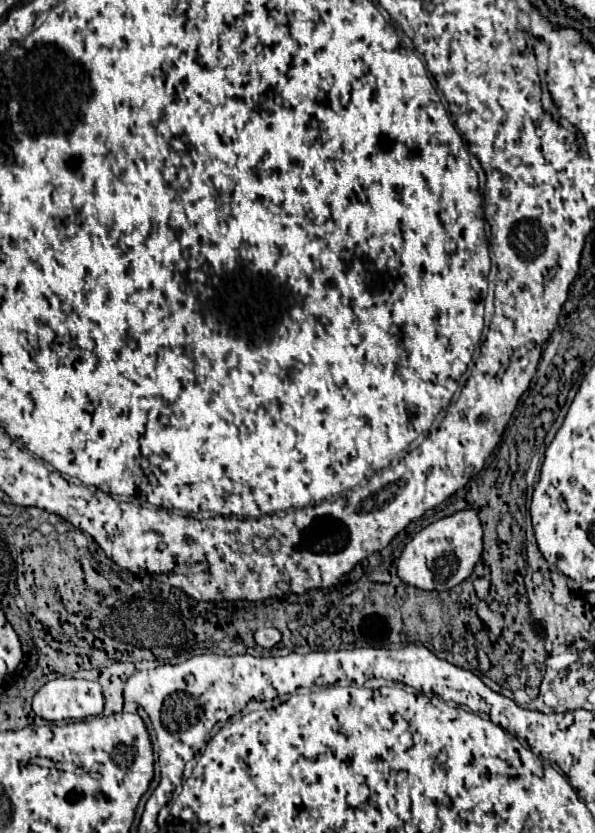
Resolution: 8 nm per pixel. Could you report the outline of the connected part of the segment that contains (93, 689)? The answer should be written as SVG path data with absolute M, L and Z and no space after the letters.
M58 677L38 689L32 709L48 721L84 719L102 713L104 697L98 683L86 679Z

